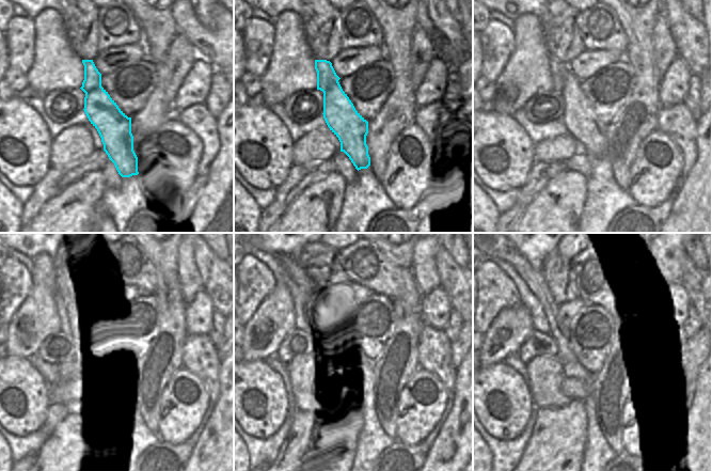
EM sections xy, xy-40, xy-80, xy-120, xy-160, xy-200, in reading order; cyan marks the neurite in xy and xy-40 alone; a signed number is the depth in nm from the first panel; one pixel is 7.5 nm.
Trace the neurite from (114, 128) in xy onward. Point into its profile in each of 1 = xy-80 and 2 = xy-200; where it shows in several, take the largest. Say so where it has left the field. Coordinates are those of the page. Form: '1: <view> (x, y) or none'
1: xy-80 (589, 132)
2: xy-200 (534, 278)

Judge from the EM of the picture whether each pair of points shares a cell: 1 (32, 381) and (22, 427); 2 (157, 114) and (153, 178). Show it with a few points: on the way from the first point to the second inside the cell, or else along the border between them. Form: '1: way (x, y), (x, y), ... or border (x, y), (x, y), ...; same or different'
1: way (28, 393), (27, 411), (24, 415); same
2: border (173, 116), (157, 131), (144, 155); different

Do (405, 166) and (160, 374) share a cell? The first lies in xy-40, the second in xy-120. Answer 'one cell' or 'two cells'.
two cells

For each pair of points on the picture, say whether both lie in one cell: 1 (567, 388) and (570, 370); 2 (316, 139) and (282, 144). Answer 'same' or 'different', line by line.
1: different
2: different

